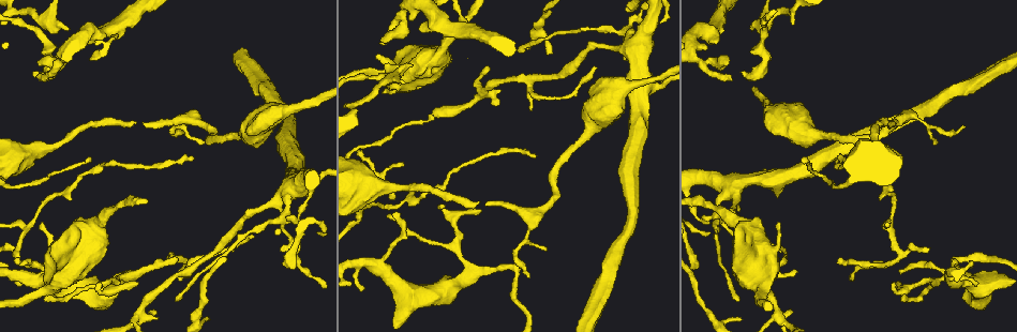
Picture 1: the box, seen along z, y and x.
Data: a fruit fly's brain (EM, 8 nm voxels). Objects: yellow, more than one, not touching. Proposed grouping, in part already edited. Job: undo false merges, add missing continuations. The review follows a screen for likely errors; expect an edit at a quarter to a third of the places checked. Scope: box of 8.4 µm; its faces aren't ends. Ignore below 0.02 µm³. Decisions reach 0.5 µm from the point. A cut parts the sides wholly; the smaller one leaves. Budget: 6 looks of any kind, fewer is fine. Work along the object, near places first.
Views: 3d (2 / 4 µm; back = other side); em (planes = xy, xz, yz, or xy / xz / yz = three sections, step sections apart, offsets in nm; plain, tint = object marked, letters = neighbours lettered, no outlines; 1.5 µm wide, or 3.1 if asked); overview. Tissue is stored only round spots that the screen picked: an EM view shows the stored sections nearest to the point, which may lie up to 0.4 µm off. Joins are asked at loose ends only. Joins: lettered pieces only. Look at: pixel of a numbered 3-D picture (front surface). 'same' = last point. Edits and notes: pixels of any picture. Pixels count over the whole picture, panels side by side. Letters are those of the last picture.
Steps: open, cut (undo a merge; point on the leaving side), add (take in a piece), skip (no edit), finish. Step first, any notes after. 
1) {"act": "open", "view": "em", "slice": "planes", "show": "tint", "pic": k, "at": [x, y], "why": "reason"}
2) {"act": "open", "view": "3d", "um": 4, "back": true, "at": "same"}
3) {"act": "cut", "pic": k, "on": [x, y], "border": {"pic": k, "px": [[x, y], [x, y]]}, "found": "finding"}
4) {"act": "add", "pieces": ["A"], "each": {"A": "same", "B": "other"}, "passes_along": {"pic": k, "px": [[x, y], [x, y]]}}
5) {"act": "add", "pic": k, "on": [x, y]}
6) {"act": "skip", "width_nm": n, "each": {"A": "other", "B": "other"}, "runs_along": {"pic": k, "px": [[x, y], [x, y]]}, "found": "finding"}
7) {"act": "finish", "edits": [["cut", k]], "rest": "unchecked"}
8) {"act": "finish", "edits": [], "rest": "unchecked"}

{"act": "open", "view": "em", "slice": "planes", "show": "letters", "pic": 1, "at": [792, 312], "why": "an open end"}

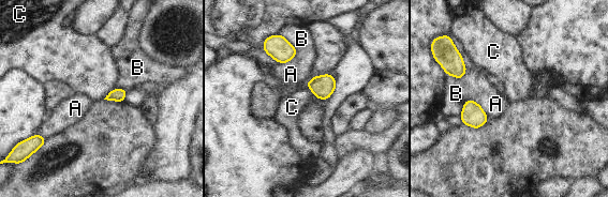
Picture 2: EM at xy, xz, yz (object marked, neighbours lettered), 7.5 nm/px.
{"act": "skip", "each": {"A": "other", "B": "other", "C": "other"}, "border": {"pic": 2, "px": [[466, 70], [459, 78], [447, 74]]}, "found": "no lettered piece goes on from it"}

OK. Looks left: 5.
{"act": "open", "view": "em", "slice": "planes", "show": "letters", "pic": 1, "at": [844, 157], "why": "long arm stops here"}

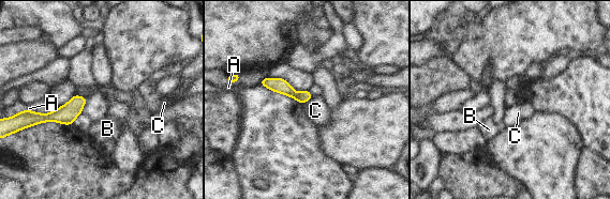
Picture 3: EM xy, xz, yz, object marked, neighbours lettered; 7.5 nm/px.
{"act": "skip", "longest_contact_nm": ["C", 120], "each": {"A": "other", "B": "other", "C": "other"}, "runs_along": {"pic": 3, "px": [[265, 81], [308, 96]]}, "found": "none of them fits"}

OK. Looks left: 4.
{"act": "open", "view": "em", "slice": "xy", "step": 4, "show": "letters", "pic": 1, "at": [386, 90], "why": "thin end"}

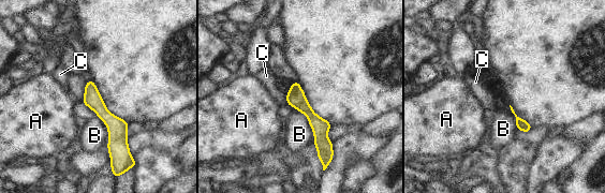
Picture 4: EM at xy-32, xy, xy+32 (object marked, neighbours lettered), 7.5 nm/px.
{"act": "open", "view": "em", "slice": "planes", "show": "letters", "at": "same"}

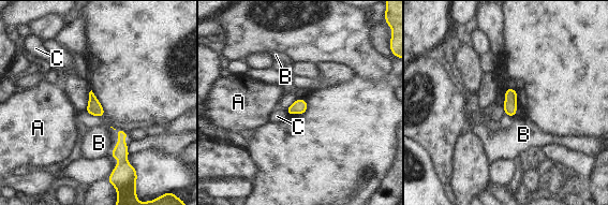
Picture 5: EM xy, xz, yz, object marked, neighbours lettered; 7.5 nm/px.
{"act": "skip", "each": {"A": "other", "B": "other", "C": "other"}, "border": {"pic": 5, "px": [[285, 111], [288, 114]]}, "found": "none of them fits"}

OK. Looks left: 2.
{"act": "finish", "edits": [], "rest": "unchecked"}

